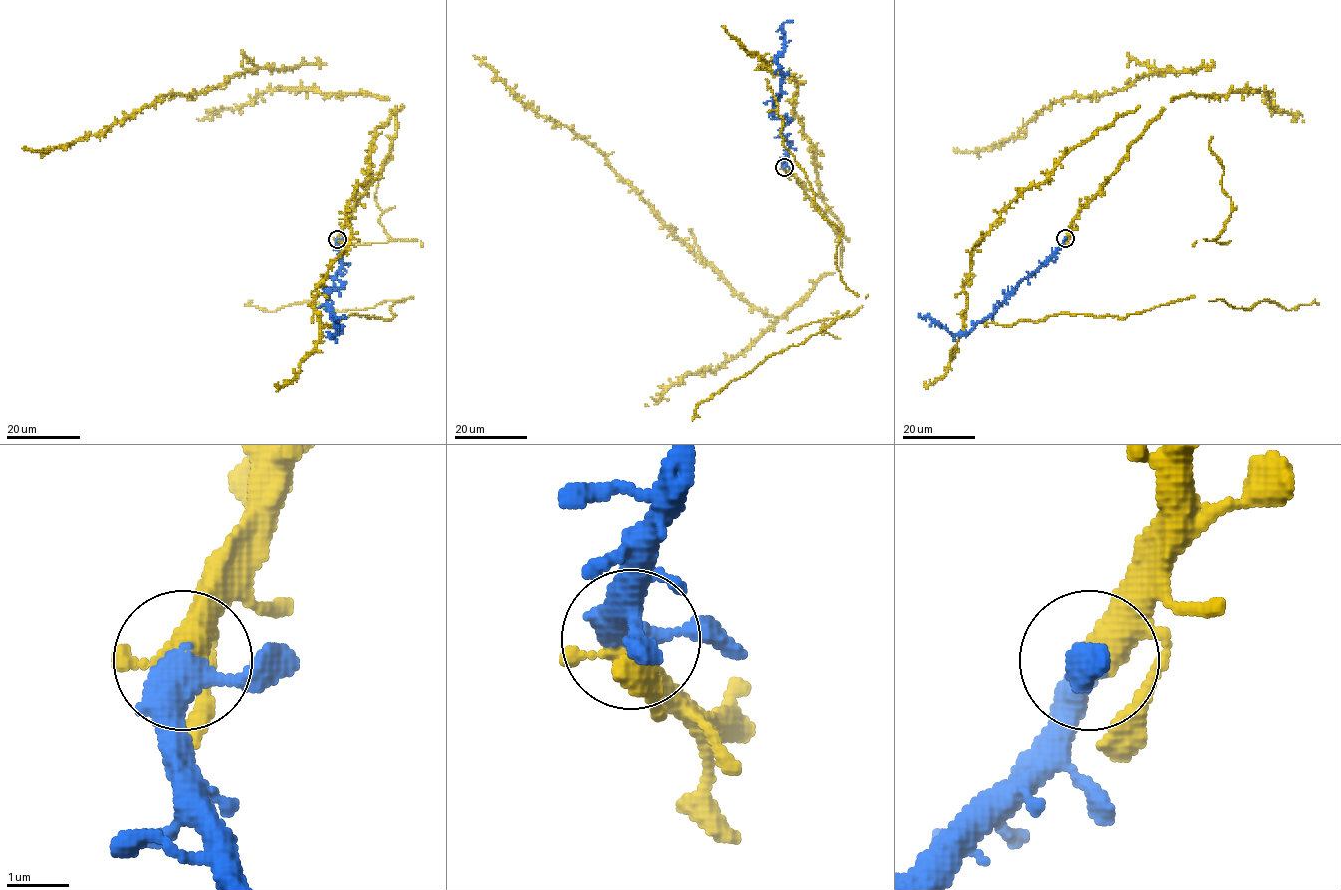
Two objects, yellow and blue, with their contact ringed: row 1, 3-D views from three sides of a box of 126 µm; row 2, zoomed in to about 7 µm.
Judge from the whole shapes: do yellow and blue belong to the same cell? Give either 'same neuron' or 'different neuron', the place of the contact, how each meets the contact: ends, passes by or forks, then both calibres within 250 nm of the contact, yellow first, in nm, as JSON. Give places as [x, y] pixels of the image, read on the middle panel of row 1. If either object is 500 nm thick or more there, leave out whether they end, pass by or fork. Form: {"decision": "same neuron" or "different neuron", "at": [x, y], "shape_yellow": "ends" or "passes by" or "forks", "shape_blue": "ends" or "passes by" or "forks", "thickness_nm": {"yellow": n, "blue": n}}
{"decision": "same neuron", "at": [784, 167], "shape_yellow": "passes by", "shape_blue": "passes by", "thickness_nm": {"yellow": 440, "blue": 440}}

